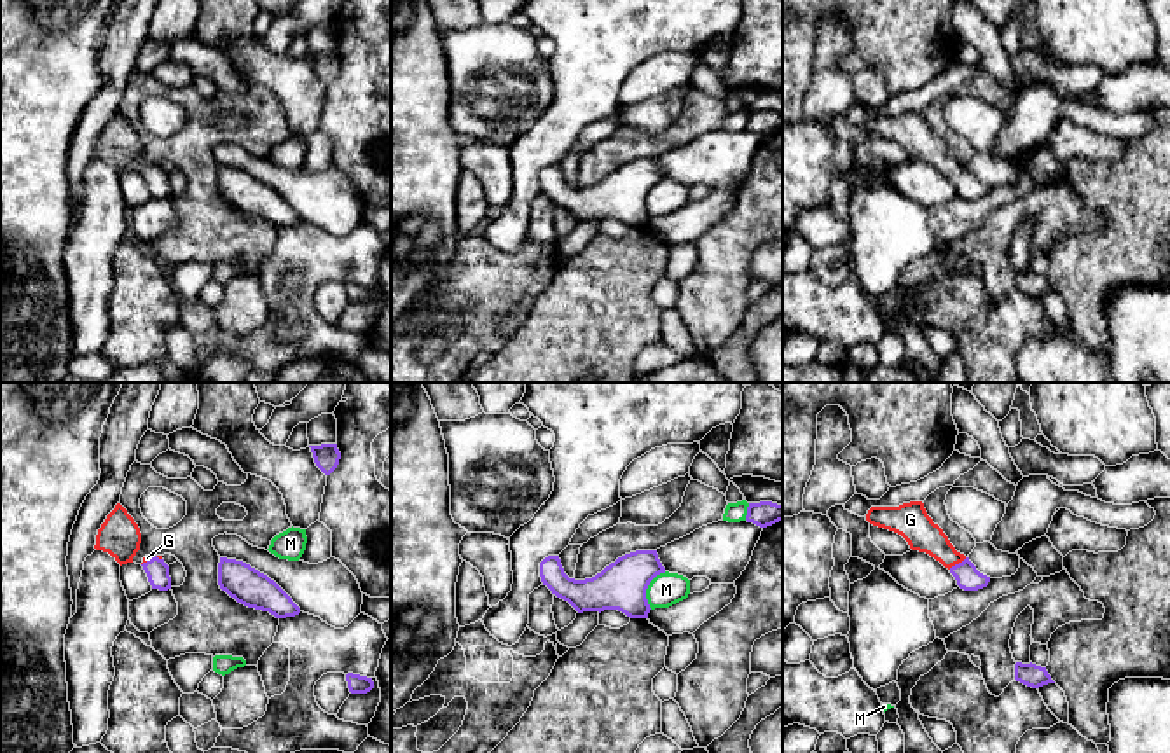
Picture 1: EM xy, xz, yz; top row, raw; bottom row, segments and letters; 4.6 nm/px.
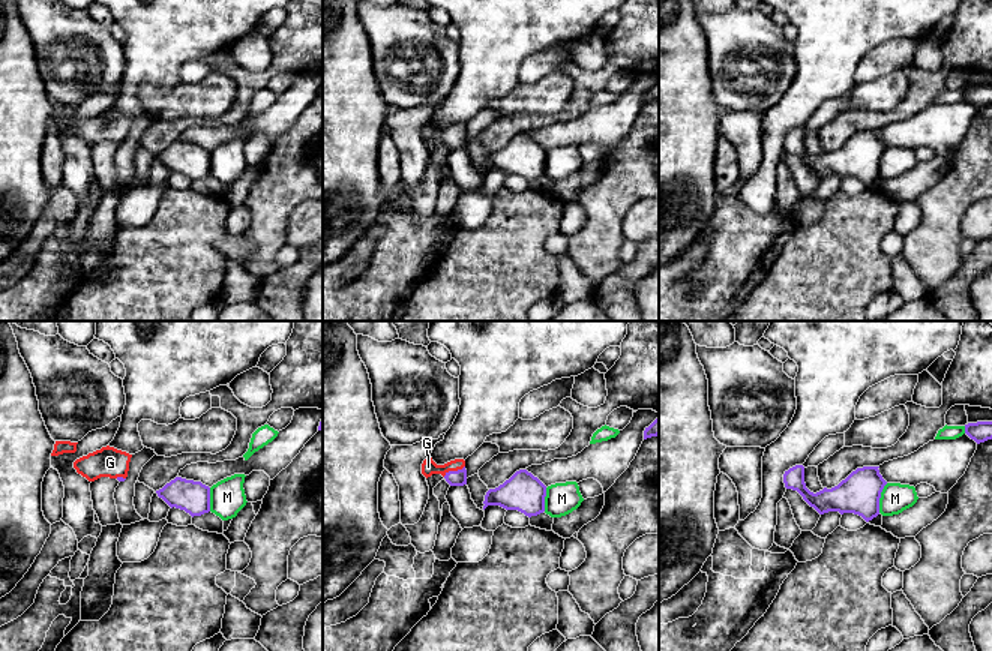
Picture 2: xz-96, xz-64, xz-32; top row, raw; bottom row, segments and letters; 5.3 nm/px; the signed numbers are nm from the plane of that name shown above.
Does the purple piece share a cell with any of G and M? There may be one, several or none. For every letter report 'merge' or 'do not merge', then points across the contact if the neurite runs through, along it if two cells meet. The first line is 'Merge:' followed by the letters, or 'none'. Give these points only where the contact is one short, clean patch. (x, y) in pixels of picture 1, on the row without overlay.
Merge: G
G: merge | across yz (968, 186), (959, 172), (917, 137)
M: do not merge

